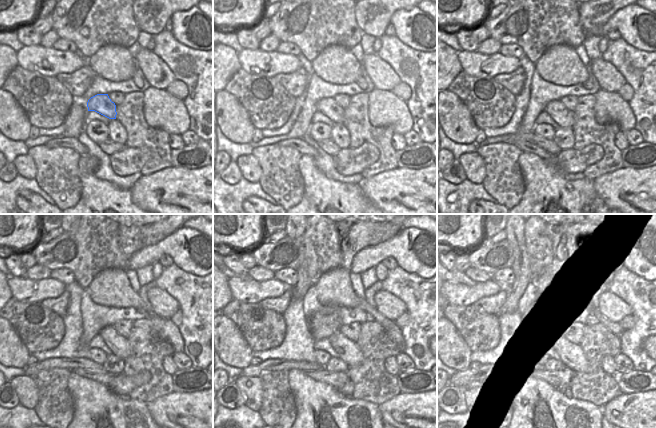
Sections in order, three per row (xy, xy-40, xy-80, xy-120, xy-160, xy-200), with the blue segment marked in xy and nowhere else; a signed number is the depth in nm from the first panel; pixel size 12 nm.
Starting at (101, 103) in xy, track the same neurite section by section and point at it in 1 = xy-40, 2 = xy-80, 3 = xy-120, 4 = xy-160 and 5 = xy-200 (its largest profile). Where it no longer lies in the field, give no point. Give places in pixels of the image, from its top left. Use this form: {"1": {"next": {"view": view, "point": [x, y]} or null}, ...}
{"1": {"next": {"view": "xy-40", "point": [328, 106]}}, "2": {"next": {"view": "xy-80", "point": [558, 112]}}, "3": {"next": {"view": "xy-120", "point": [119, 345]}}, "4": {"next": {"view": "xy-160", "point": [348, 351]}}, "5": {"next": {"view": "xy-200", "point": [571, 354]}}}

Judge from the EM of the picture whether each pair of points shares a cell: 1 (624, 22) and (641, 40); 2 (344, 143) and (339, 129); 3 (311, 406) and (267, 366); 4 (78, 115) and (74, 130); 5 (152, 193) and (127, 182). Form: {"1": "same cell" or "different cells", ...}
{"1": "same cell", "2": "same cell", "3": "different cells", "4": "same cell", "5": "different cells"}

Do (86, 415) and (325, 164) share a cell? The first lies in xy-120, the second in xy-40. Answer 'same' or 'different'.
different

